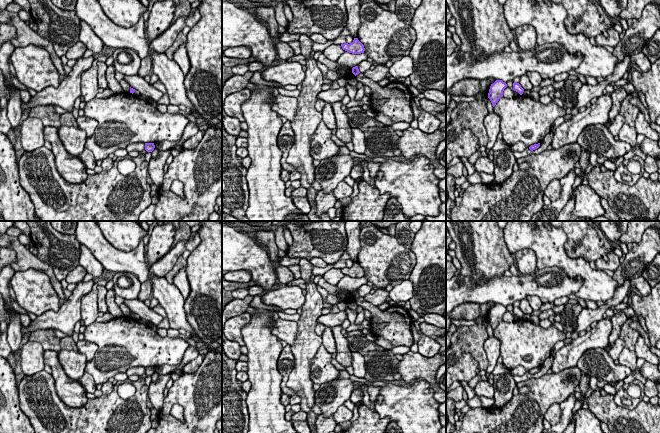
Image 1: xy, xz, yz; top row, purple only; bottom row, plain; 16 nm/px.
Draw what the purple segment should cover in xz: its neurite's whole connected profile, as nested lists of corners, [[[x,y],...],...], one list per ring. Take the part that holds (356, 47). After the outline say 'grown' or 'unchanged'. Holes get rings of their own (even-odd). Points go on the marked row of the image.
[[[354,38],[353,42],[348,44],[341,44],[343,50],[352,53],[352,54],[361,54],[364,53],[365,48],[364,45],[358,40],[358,38]]] | unchanged

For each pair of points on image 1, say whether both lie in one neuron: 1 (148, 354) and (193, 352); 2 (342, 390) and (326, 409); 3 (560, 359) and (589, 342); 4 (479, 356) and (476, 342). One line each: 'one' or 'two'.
1: two
2: one
3: one
4: one

